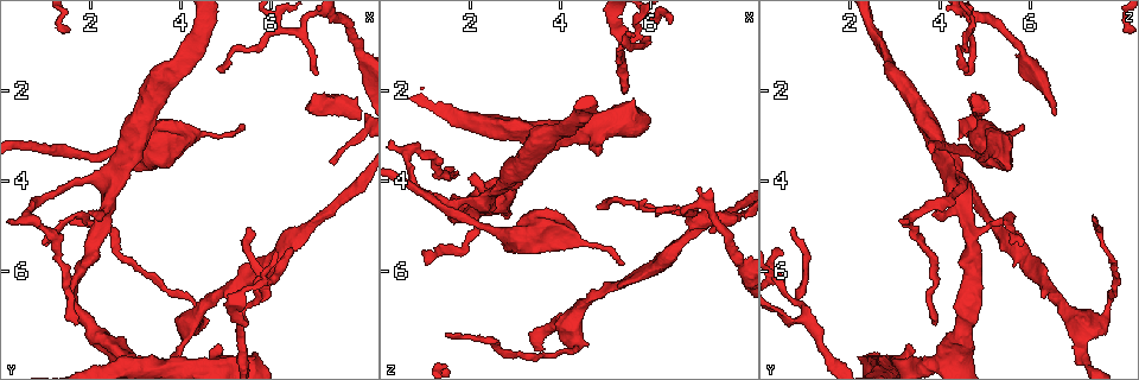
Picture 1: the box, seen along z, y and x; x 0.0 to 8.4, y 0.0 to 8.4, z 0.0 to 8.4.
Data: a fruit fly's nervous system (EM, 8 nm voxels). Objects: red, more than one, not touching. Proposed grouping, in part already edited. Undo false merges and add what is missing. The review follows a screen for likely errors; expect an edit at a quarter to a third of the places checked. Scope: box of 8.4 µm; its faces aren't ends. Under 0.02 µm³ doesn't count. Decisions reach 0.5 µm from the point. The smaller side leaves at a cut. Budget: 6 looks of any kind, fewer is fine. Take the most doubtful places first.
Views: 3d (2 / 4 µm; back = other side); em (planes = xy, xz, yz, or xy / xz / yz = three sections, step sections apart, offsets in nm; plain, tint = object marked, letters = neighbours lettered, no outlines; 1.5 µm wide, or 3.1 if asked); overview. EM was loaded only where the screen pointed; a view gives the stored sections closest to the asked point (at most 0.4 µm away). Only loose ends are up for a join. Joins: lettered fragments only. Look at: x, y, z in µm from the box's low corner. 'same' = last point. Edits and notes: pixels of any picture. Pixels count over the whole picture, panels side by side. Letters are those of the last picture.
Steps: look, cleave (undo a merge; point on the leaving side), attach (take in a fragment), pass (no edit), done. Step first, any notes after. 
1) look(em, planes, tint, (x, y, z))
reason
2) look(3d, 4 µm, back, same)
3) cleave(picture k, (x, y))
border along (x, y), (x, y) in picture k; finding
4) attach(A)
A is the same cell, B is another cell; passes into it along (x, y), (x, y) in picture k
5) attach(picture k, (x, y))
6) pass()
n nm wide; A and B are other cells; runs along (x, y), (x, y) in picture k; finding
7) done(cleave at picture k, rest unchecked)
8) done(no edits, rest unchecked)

look(3d, 2 µm, (5.45, 2.75, 5.85))
branch stops here

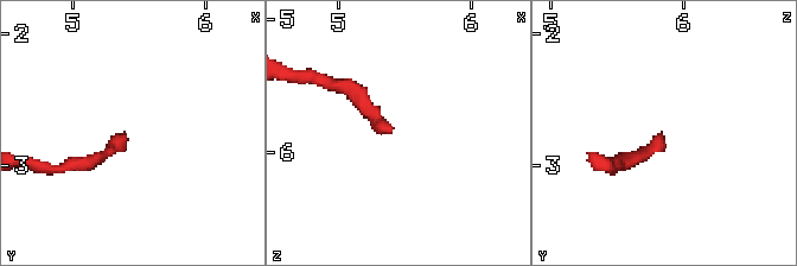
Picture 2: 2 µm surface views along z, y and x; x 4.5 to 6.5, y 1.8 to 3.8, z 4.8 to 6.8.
look(em, xy, step 8, letters, (5.38, 2.76, 5.82))

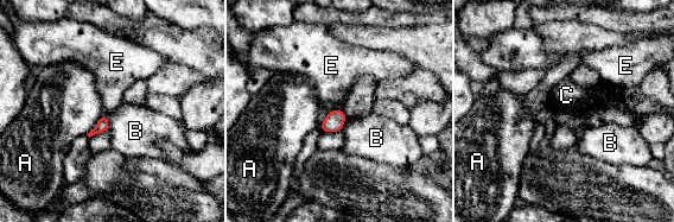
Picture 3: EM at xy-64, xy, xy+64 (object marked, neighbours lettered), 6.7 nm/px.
look(em, planes, letters, same)

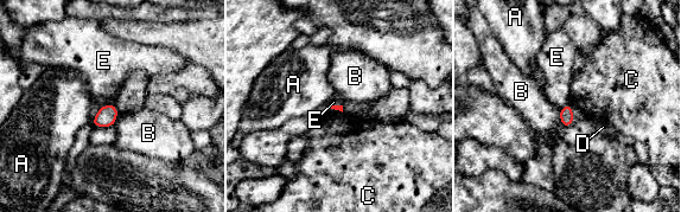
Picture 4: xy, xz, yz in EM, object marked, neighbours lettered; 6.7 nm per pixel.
pass()
A, B, C, D and E are other cells; no lettered fragment goes on from it

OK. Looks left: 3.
look(3d, 4 µm, (5.55, 5.10, 0.80))
an open end

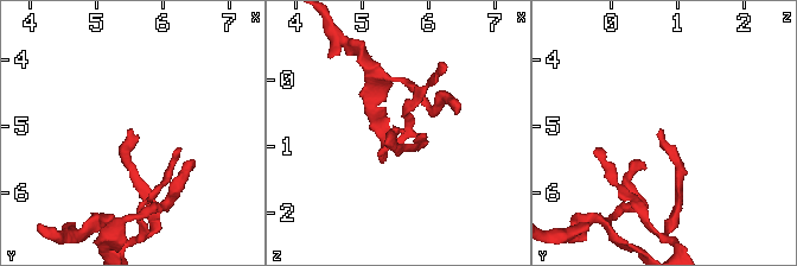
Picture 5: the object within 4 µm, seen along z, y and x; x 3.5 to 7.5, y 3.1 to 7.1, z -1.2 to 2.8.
look(em, planes, letters, (5.55, 5.10, 0.80))
now the EM

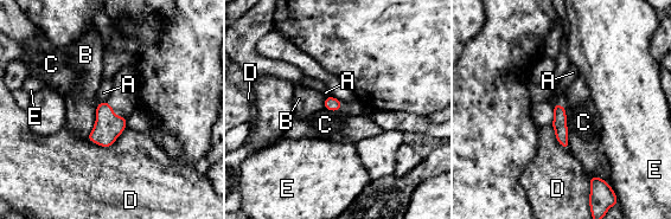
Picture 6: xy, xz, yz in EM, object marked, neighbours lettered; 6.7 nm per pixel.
pass()
C touches over 300 nm; A, B, C, D and E are other cells; none of them fits

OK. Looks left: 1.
look(em, planes, letters, (5.35, 7.20, 1.20))
a fork

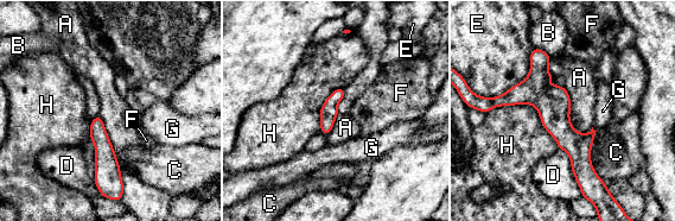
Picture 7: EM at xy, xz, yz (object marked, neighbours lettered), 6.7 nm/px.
pass()
H touches over 550 nm; A, B, C, D, E, F, G and H are other cells; border along (564, 87), (570, 122), (590, 132) in picture 7; one cell here

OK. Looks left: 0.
done(no edits, rest unchecked)

